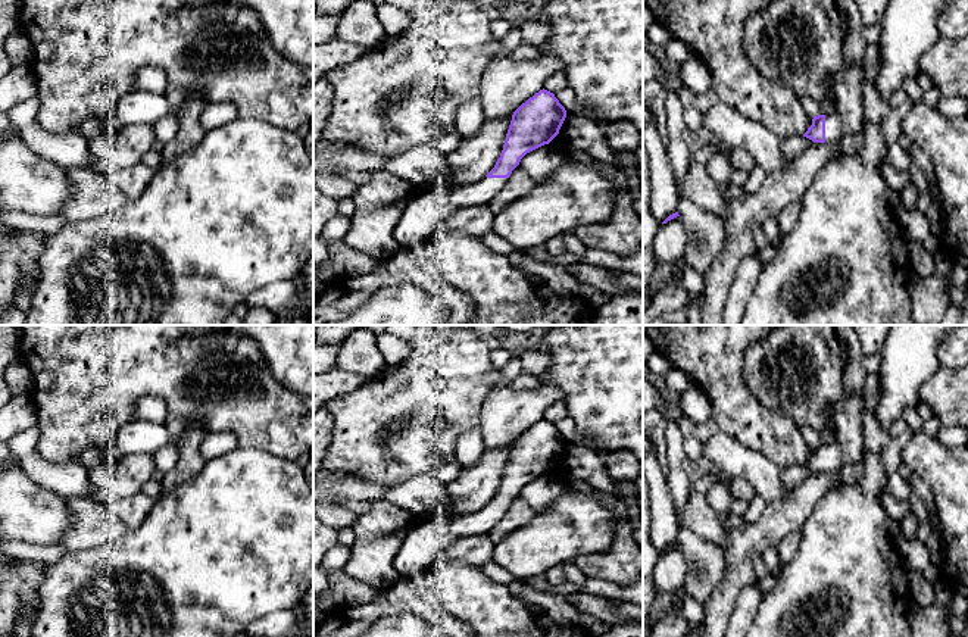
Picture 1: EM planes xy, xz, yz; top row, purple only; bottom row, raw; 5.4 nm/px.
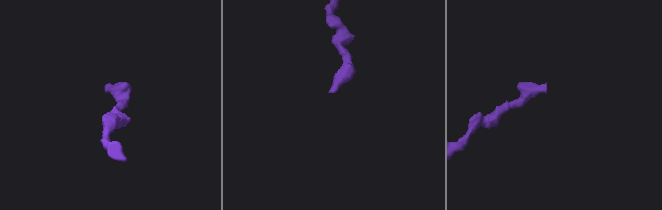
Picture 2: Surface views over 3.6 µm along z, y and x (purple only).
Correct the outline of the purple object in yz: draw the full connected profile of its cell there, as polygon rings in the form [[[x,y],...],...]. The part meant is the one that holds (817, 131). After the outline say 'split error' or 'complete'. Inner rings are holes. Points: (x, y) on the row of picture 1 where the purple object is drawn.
[[[818,115],[814,116],[812,125],[803,134],[803,137],[814,143],[833,143],[839,141],[843,135],[841,121],[836,115]]]; split error

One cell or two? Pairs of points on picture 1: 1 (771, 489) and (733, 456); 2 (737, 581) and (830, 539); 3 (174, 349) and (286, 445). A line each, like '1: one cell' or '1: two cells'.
1: one cell
2: two cells
3: one cell

